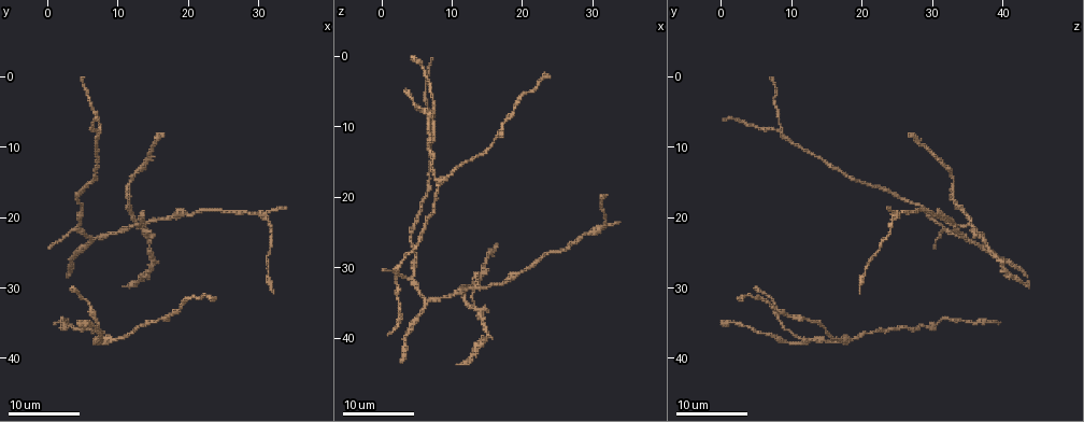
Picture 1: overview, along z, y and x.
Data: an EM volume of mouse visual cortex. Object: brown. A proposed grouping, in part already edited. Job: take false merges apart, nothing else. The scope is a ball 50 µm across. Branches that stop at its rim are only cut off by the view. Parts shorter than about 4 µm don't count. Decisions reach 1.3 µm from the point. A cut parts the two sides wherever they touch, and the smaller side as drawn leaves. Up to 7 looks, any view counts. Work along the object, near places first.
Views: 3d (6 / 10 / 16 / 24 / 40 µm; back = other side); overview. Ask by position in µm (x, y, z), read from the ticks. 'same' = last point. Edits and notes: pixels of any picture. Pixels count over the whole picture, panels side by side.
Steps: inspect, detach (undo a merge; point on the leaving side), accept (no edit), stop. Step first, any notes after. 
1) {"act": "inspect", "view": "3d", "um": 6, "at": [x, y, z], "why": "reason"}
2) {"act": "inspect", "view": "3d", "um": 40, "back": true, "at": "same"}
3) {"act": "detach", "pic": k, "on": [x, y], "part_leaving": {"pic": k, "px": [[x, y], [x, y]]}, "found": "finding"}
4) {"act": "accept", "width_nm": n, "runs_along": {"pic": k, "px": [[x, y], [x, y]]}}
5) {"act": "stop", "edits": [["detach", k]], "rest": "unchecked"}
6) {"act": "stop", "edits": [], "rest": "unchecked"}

{"act": "inspect", "view": "3d", "um": 16, "at": [7.0, 38.0, 11.5], "why": "three-way junction"}

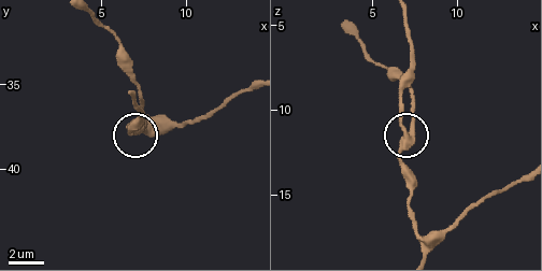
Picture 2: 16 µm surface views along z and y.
{"act": "inspect", "view": "3d", "um": 6, "at": "same"}

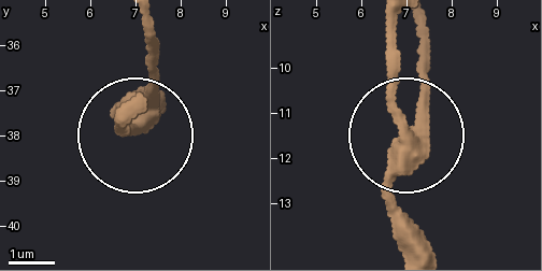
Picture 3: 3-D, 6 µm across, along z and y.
{"act": "accept", "width_nm": 350, "runs_along": {"pic": 3, "px": [[419, 252], [396, 159], [419, 113], [419, 59]]}, "found": "one neuron here"}

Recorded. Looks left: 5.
{"act": "inspect", "view": "3d", "um": 16, "at": [8.5, 37.5, 18.0], "why": "four arms meet"}

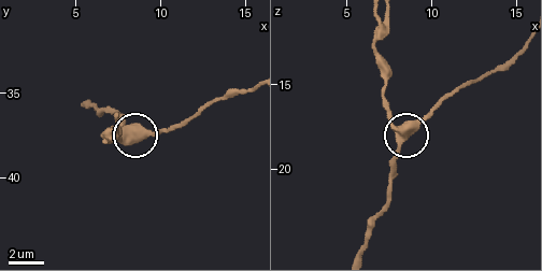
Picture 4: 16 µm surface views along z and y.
{"act": "inspect", "view": "3d", "um": 6, "at": [8.4, 37.7, 17.6]}

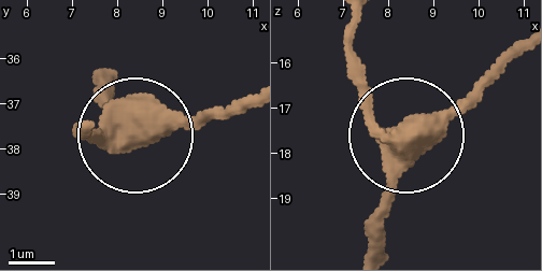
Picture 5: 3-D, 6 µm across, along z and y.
{"act": "accept", "width_nm": 500, "runs_along": {"pic": 5, "px": [[97, 80], [124, 133], [77, 138]]}, "found": "all the same neuron"}

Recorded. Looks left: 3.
{"act": "inspect", "view": "3d", "um": 24, "at": [7.5, 8.0, 8.5], "why": "branch point"}

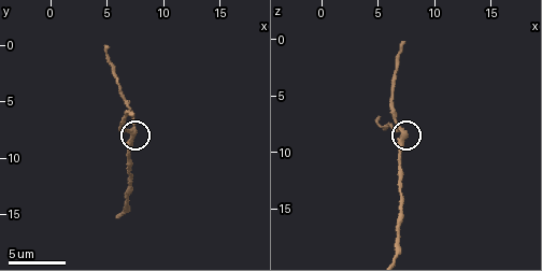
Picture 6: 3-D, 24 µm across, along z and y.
{"act": "inspect", "view": "3d", "um": 6, "at": [7.6, 7.8, 8.4]}

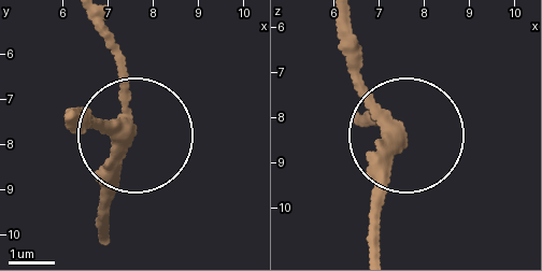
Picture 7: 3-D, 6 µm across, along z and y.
{"act": "accept", "runs_along": {"pic": 7, "px": [[110, 231], [110, 170], [132, 124], [110, 19]]}, "found": "continuous, no second neuron"}

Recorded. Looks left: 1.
{"act": "stop", "edits": [], "rest": "unchecked"}

